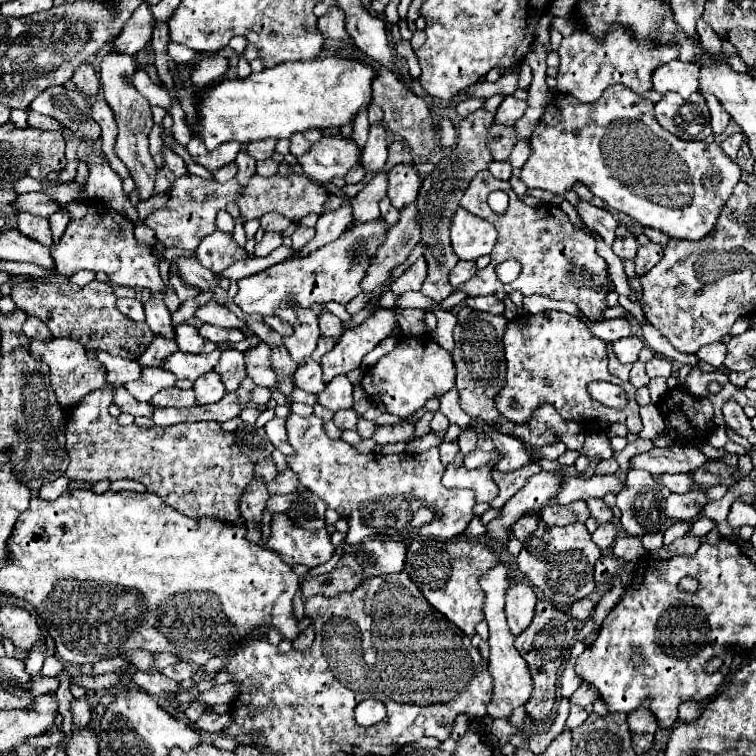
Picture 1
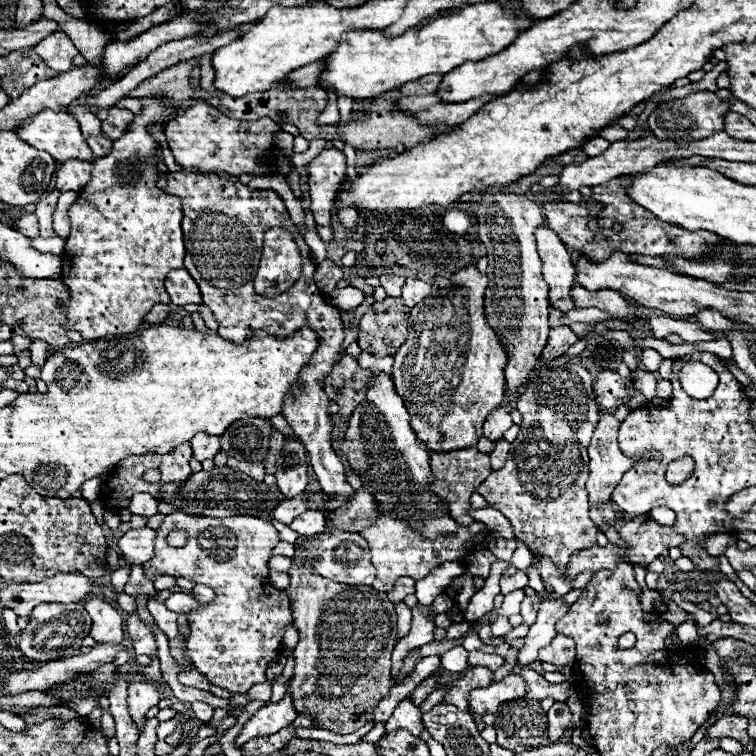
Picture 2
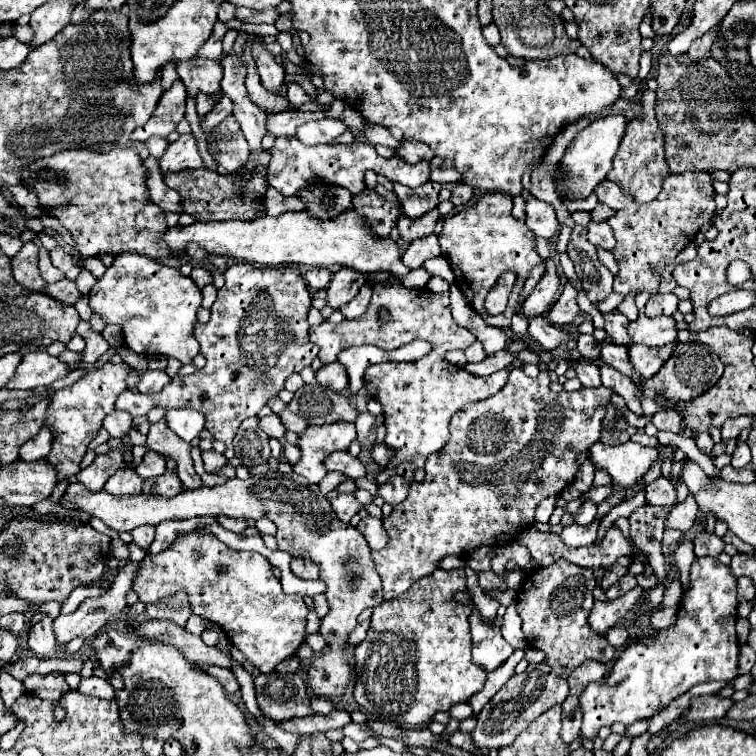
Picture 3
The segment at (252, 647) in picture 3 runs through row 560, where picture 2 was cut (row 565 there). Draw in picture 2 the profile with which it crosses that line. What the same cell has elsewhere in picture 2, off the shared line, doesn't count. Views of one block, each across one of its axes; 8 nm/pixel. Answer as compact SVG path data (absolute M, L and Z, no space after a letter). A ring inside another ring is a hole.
M174 512L164 518L156 532L154 558L142 566L144 576L152 582L162 574L174 578L184 576L214 590L214 604L218 606L186 612L190 622L186 650L200 674L204 674L214 686L226 688L232 694L244 694L254 684L266 682L266 668L282 652L286 628L294 626L288 592L274 588L268 580L270 550L278 542L274 526L262 518L194 518L184 512ZM176 528L182 528L188 534L188 544L184 548L170 548L166 544L168 532Z

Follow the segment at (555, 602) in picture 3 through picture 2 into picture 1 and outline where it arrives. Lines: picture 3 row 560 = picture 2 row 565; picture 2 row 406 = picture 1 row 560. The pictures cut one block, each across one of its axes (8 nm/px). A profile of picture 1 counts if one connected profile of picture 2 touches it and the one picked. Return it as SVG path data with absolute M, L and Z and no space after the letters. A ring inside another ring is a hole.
M540 522L536 532L524 540L522 552L516 560L520 572L532 582L544 600L558 606L560 610L568 610L572 602L582 600L596 590L594 564L600 556L602 550L592 542L584 524L574 522L568 526L546 526Z

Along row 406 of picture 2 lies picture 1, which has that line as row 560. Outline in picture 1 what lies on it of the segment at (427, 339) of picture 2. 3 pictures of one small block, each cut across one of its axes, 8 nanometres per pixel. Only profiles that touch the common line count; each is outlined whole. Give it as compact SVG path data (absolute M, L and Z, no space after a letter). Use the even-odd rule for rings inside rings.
M420 540L408 546L408 558L404 570L412 576L412 582L420 588L424 598L444 614L452 624L456 624L466 636L474 636L474 628L482 614L484 592L478 584L478 578L488 572L488 568L496 566L496 552L490 550L484 542L474 540L458 540L458 542L436 542L436 540Z

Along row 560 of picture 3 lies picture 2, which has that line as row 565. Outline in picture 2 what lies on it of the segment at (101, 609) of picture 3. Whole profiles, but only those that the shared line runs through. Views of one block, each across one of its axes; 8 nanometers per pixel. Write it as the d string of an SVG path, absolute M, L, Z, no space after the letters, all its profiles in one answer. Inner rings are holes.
M138 528L138 530L128 530L118 540L122 558L126 560L128 566L144 564L144 562L152 560L152 556L154 556L154 536L156 536L154 530Z

